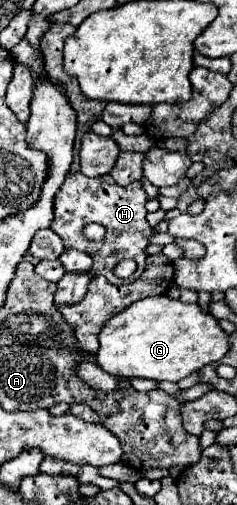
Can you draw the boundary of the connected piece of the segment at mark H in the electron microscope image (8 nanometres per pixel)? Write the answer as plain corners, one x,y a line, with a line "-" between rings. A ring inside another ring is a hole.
81,171
77,173
67,173
65,183
61,185
59,193
55,195
55,219
51,223
51,229
63,239
65,249
77,249
83,251
87,255
91,255
93,259
93,267
91,267
91,275
103,275
107,277
107,281
111,285
127,285
139,279
139,275
145,269
145,247
149,245
147,239
149,235
155,233
153,227
149,227
149,223
145,221
145,203
147,203
147,193
143,189
141,181
135,181
127,187
121,187
113,181
111,175
101,175
101,177
85,177
-
85,223
101,223
107,233
105,239
99,243
87,241
81,233
-
119,259
135,259
137,263
137,271
129,277
129,279
117,279
113,275
113,267
117,265

